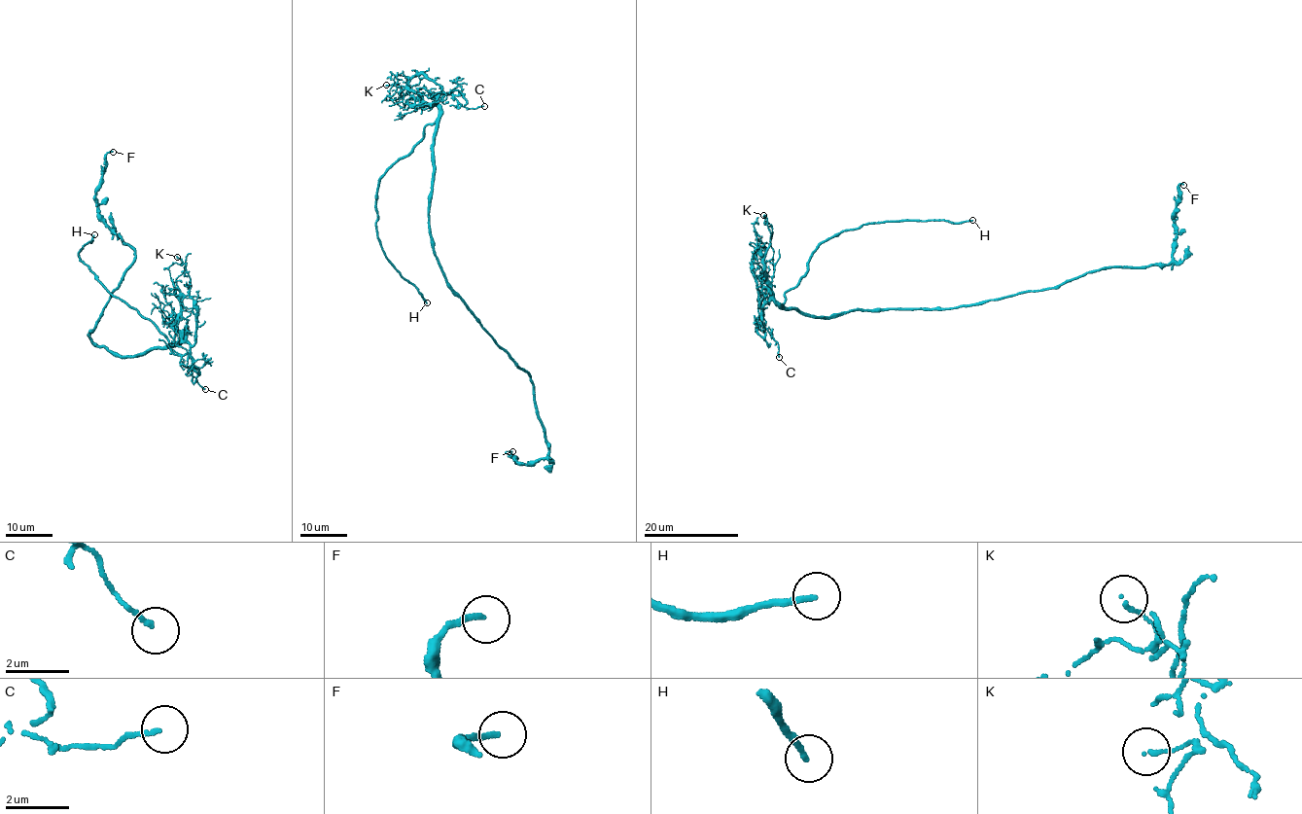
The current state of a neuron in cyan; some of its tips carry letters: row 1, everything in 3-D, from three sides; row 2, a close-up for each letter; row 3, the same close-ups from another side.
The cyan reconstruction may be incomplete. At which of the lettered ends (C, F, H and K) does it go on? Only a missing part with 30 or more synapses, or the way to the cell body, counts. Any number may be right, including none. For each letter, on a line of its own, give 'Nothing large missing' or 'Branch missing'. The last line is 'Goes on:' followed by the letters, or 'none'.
C: Nothing large missing
F: Nothing large missing
H: Branch missing
K: Nothing large missing
Goes on: H

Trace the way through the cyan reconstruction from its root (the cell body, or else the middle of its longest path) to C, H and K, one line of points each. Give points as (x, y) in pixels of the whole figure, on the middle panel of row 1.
C: (435, 252), (428, 212), (439, 109), (436, 98), (442, 92), (467, 108), (484, 106)
H: (435, 252), (428, 224), (435, 123), (385, 171), (375, 202), (376, 237), (387, 260), (427, 302)
K: (435, 252), (428, 212), (439, 111), (409, 90), (391, 99), (393, 84), (386, 85)

